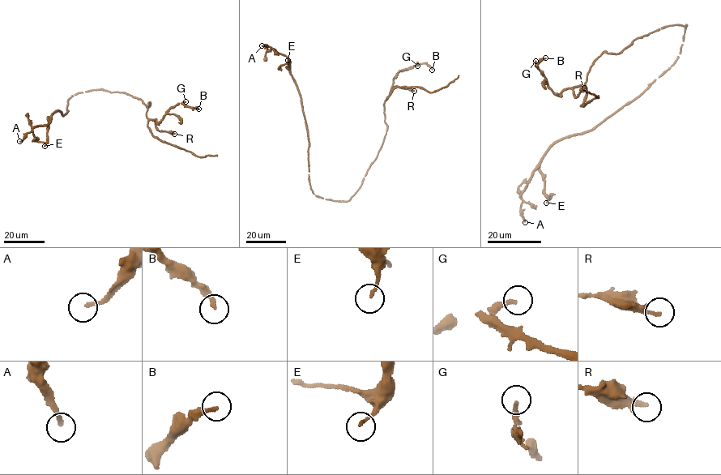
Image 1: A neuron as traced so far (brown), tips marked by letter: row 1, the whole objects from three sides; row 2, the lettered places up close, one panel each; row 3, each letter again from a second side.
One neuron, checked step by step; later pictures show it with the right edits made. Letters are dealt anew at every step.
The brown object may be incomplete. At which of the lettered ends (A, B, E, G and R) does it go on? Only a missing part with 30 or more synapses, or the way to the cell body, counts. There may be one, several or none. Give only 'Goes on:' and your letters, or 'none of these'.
Goes on: B, G

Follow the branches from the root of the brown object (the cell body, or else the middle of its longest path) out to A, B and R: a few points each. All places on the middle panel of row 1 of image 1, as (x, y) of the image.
A: (344, 201), (322, 198), (313, 191), (309, 176), (308, 130), (290, 63), (285, 56), (266, 44), (262, 45)
B: (344, 201), (359, 188), (381, 146), (387, 127), (383, 104), (394, 78), (420, 64), (432, 70)
R: (344, 201), (348, 200), (359, 188), (381, 146), (387, 127), (383, 104), (390, 91), (394, 86), (414, 91)

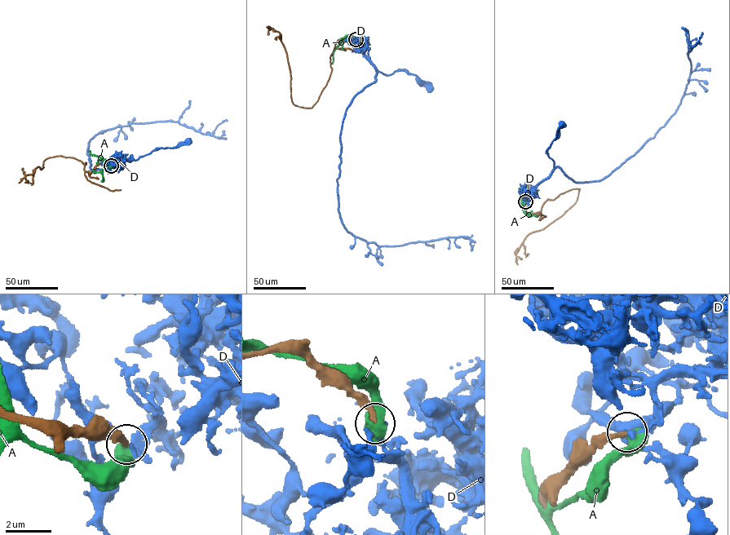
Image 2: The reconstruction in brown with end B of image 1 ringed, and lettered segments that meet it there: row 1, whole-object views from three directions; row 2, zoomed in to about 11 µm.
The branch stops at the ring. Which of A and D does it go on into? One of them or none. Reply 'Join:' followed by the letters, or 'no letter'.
Join: no letter

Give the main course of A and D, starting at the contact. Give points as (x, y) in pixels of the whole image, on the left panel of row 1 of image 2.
A: (111, 166), (107, 166), (103, 158), (90, 154), (89, 150)
D: (111, 165), (114, 166), (121, 160), (136, 160), (153, 150), (173, 148), (182, 142), (188, 142)

